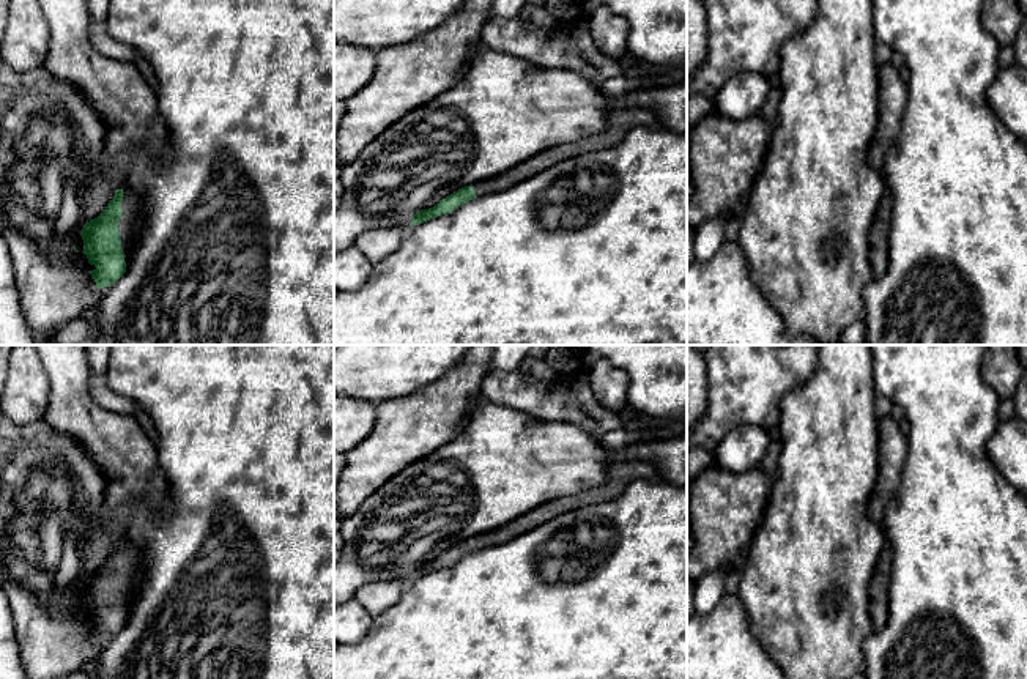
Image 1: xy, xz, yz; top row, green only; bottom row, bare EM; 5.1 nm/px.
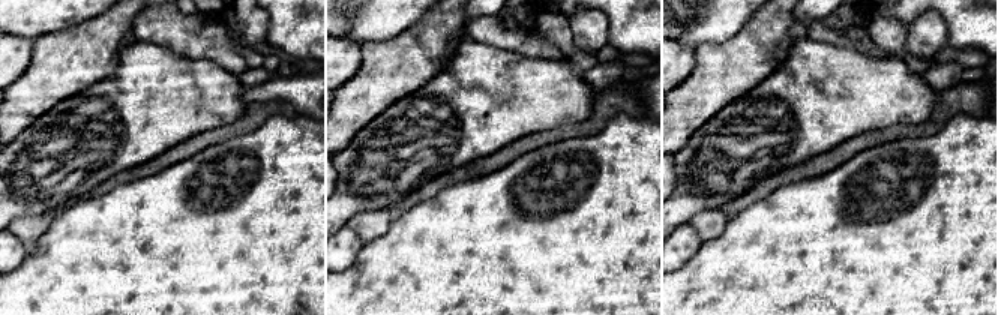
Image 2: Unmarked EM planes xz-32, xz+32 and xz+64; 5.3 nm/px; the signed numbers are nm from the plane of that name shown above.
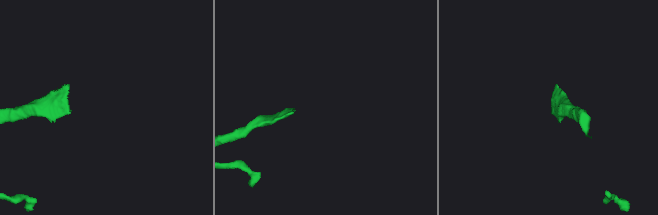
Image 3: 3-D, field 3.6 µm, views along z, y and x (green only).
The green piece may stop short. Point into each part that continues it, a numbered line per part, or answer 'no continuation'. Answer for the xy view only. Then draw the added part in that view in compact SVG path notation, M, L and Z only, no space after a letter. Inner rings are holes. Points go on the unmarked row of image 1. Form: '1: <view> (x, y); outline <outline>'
1: xy (129, 577); outline M123 544L121 564L118 589L121 591L124 614L129 618L134 589L139 586L143 573L143 551L139 547Z

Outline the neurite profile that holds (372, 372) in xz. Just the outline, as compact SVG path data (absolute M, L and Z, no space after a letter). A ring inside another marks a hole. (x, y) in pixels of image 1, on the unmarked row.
M337 345L334 394L375 403L405 397L450 370L473 345Z

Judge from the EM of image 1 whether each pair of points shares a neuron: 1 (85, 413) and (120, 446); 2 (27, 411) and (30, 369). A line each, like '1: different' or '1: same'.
1: same
2: same

